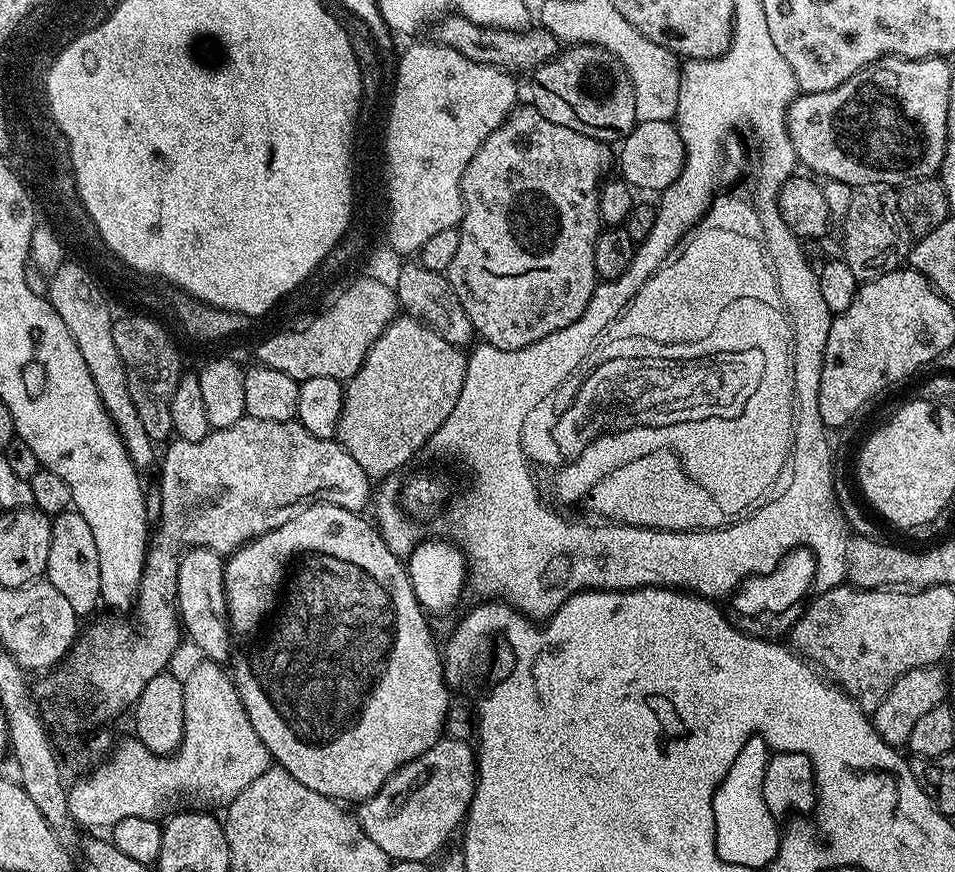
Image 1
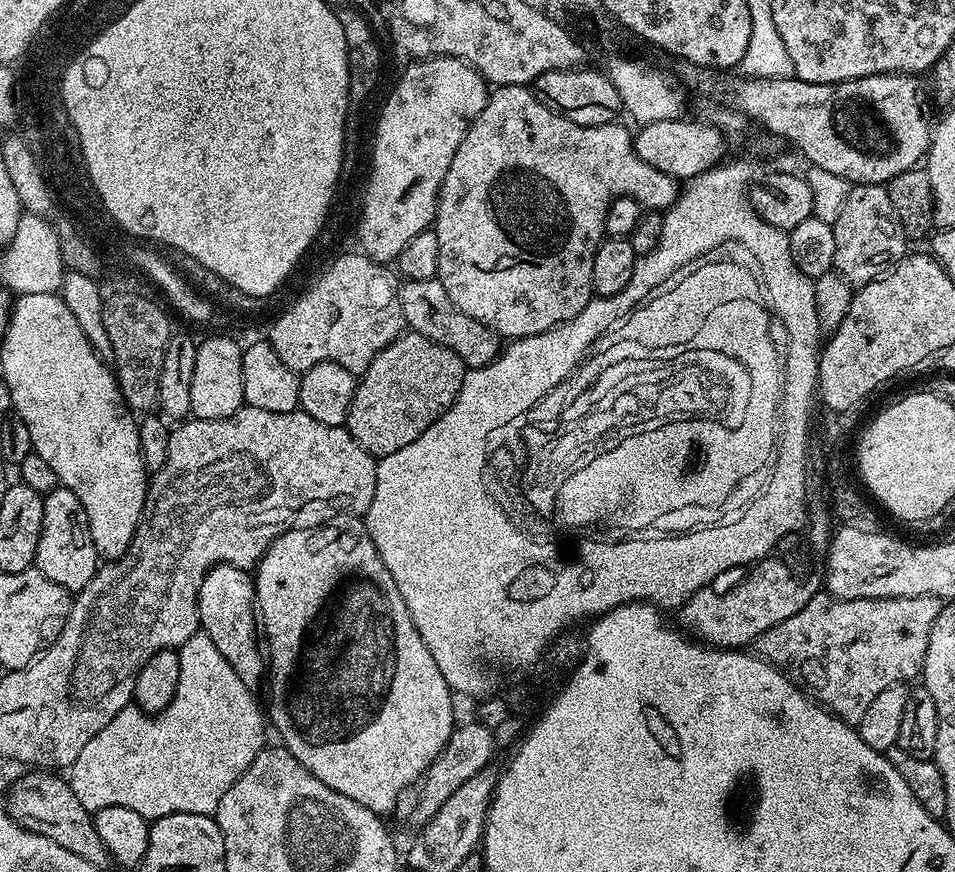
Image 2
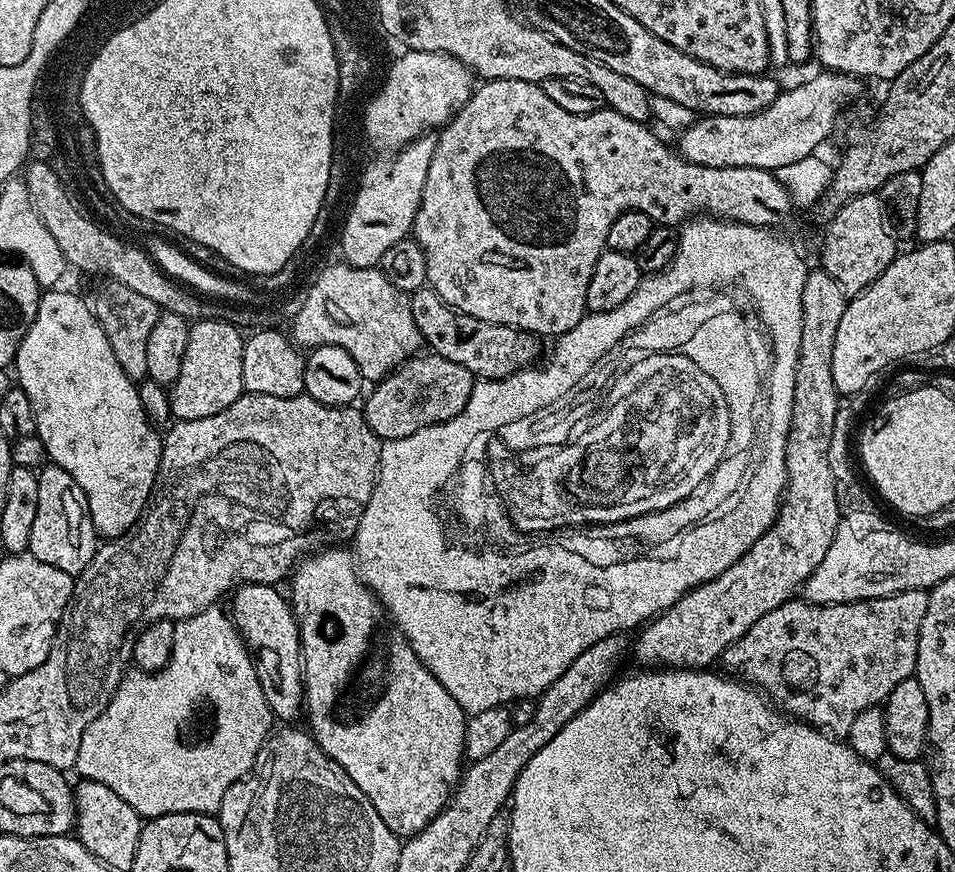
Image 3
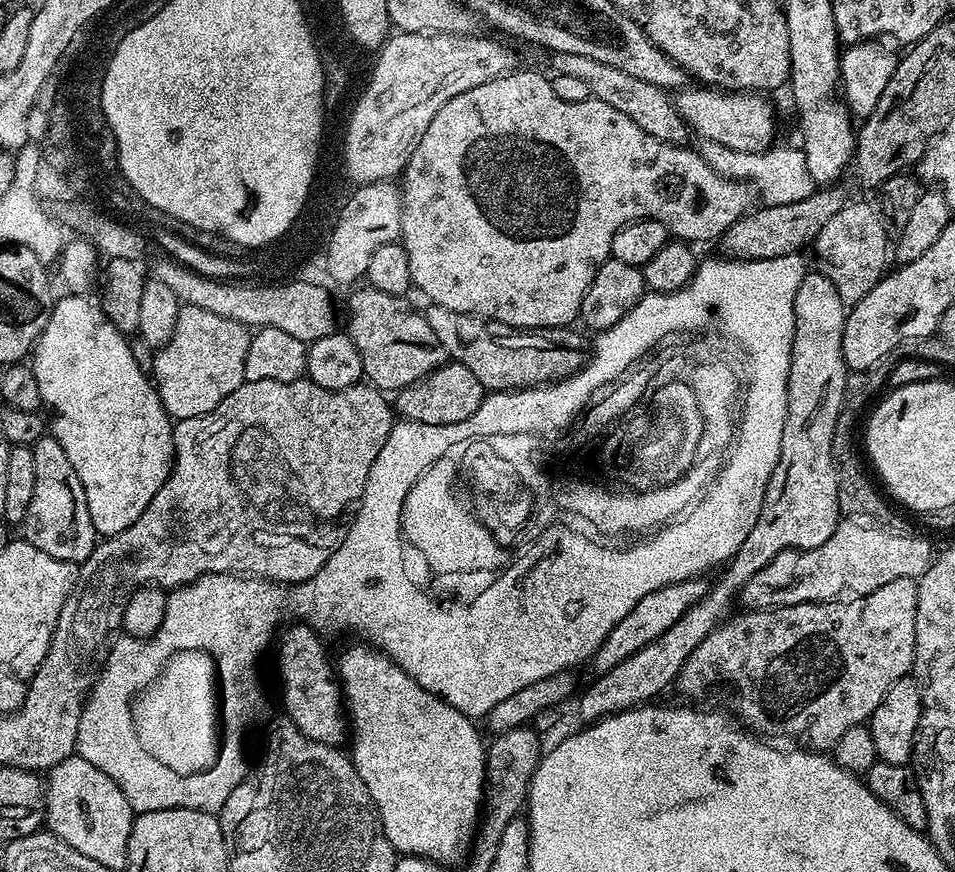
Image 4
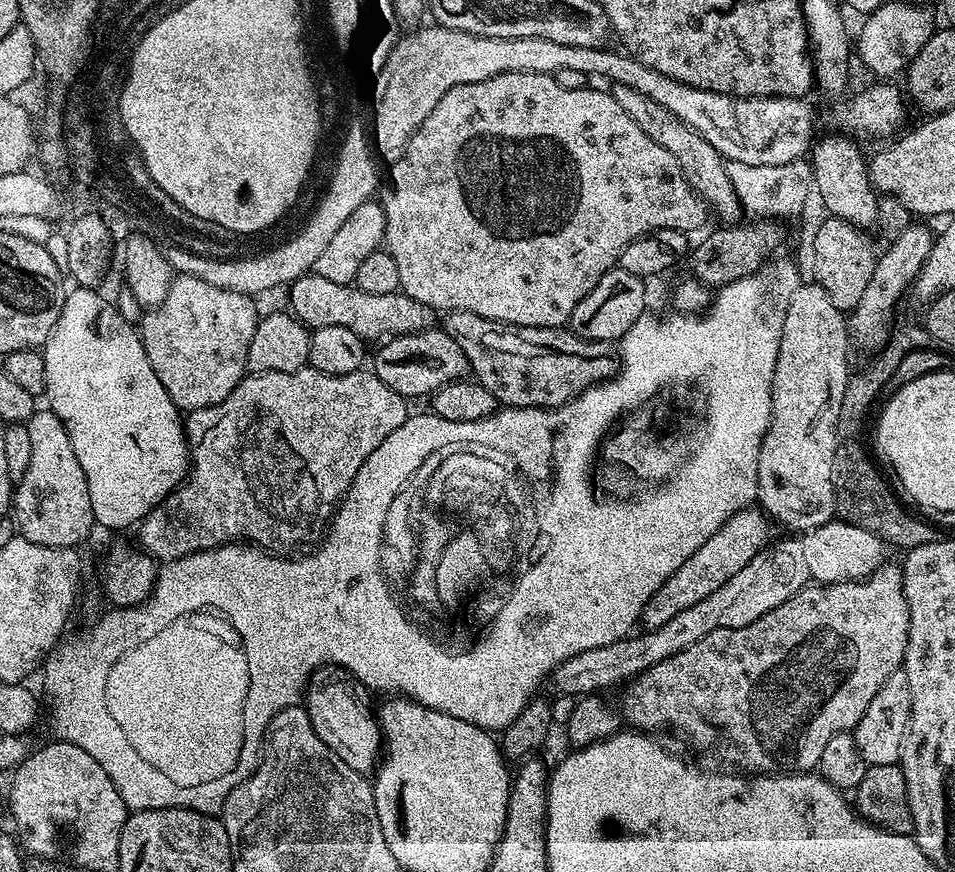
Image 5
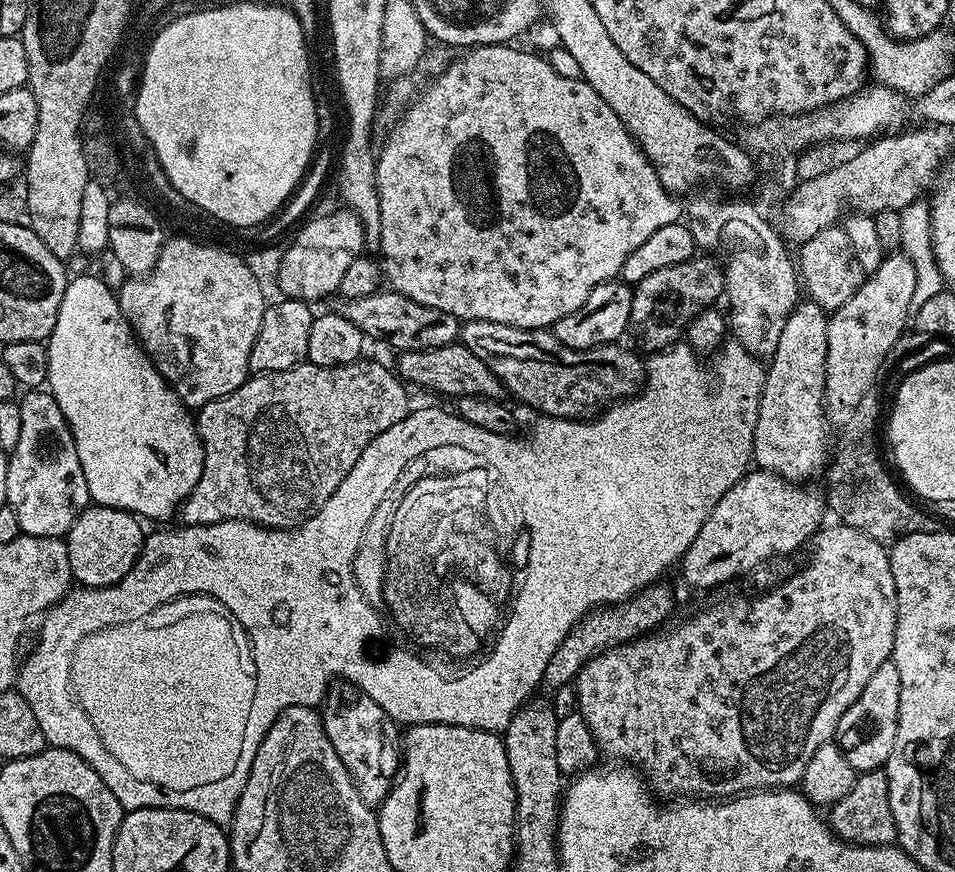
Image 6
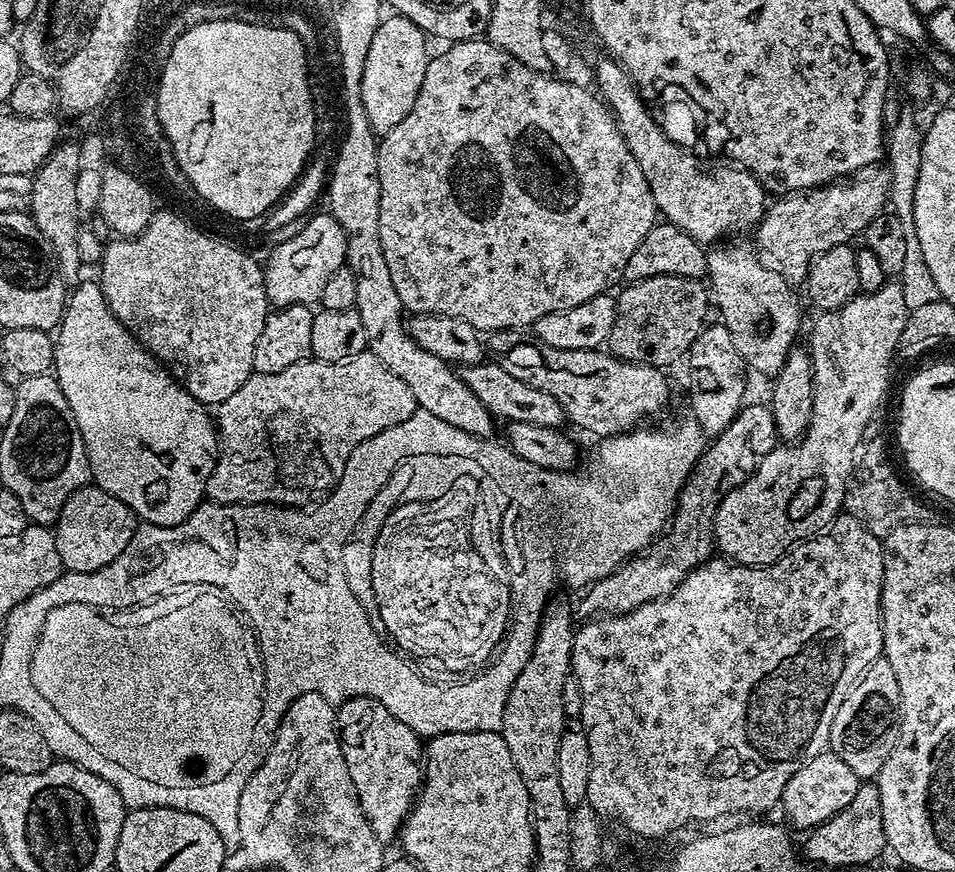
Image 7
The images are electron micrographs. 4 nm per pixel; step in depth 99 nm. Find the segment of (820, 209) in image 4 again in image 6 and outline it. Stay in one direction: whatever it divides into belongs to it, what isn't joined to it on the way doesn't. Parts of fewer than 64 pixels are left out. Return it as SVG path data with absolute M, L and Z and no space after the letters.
M697 254L678 266L654 270L650 278L642 278L642 282L634 285L630 332L640 339L641 349L649 348L647 351L655 354L672 347L687 333L696 315L713 307L717 303L715 300L725 295L724 268L712 260L715 259L711 255Z

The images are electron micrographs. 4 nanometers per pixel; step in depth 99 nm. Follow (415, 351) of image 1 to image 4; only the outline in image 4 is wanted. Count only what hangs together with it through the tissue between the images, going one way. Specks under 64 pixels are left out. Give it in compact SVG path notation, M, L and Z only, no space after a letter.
M446 362L423 380L401 388L394 396L394 408L403 419L422 422L430 426L450 426L454 422L466 422L478 406L482 406L486 389L471 370L455 362Z

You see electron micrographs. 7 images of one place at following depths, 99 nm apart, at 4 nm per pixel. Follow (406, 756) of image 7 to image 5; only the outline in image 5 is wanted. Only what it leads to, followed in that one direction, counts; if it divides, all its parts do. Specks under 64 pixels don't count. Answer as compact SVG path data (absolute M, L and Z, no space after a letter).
M325 666L312 673L302 701L314 726L314 734L318 734L318 738L322 738L322 742L326 742L330 751L342 758L350 770L361 774L371 773L377 767L382 752L380 721L368 696L370 689L354 674L345 668Z

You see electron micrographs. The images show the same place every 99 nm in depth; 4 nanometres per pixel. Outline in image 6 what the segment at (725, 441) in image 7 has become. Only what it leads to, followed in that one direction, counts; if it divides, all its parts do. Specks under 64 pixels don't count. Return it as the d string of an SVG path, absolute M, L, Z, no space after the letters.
M657 582L649 584L643 592L622 604L593 609L580 620L576 629L565 638L562 646L550 658L544 671L543 687L564 688L567 684L569 687L582 670L584 663L592 660L600 652L605 652L606 649L614 648L618 644L627 644L633 638L655 633L661 627L659 624L671 614L675 604L676 600L672 597L671 590L664 582Z

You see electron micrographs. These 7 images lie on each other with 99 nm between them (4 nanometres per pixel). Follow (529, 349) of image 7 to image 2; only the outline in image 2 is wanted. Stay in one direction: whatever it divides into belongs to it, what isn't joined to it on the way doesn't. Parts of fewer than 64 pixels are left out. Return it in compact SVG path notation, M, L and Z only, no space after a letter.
M404 280L400 286L400 305L404 323L411 331L430 338L430 342L438 342L438 346L446 346L446 350L454 350L468 368L486 366L501 351L501 337L482 322L470 318L470 314L462 314L450 302L446 286L440 280Z

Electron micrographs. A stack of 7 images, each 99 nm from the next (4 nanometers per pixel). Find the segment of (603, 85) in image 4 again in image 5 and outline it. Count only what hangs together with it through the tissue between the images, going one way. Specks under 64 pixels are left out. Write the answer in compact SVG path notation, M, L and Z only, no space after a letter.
M615 84L611 87L611 94L615 101L622 106L626 114L630 114L637 122L638 126L642 127L647 135L658 146L670 151L674 155L675 161L680 165L683 177L686 178L687 184L691 186L698 196L703 198L704 203L711 208L711 211L718 217L724 219L721 221L727 223L735 223L741 219L744 209L737 198L737 194L728 178L725 160L715 150L710 142L698 135L692 128L686 126L676 116L670 114L662 106L658 106L652 99L646 98L645 95L639 94L630 86L622 86Z

